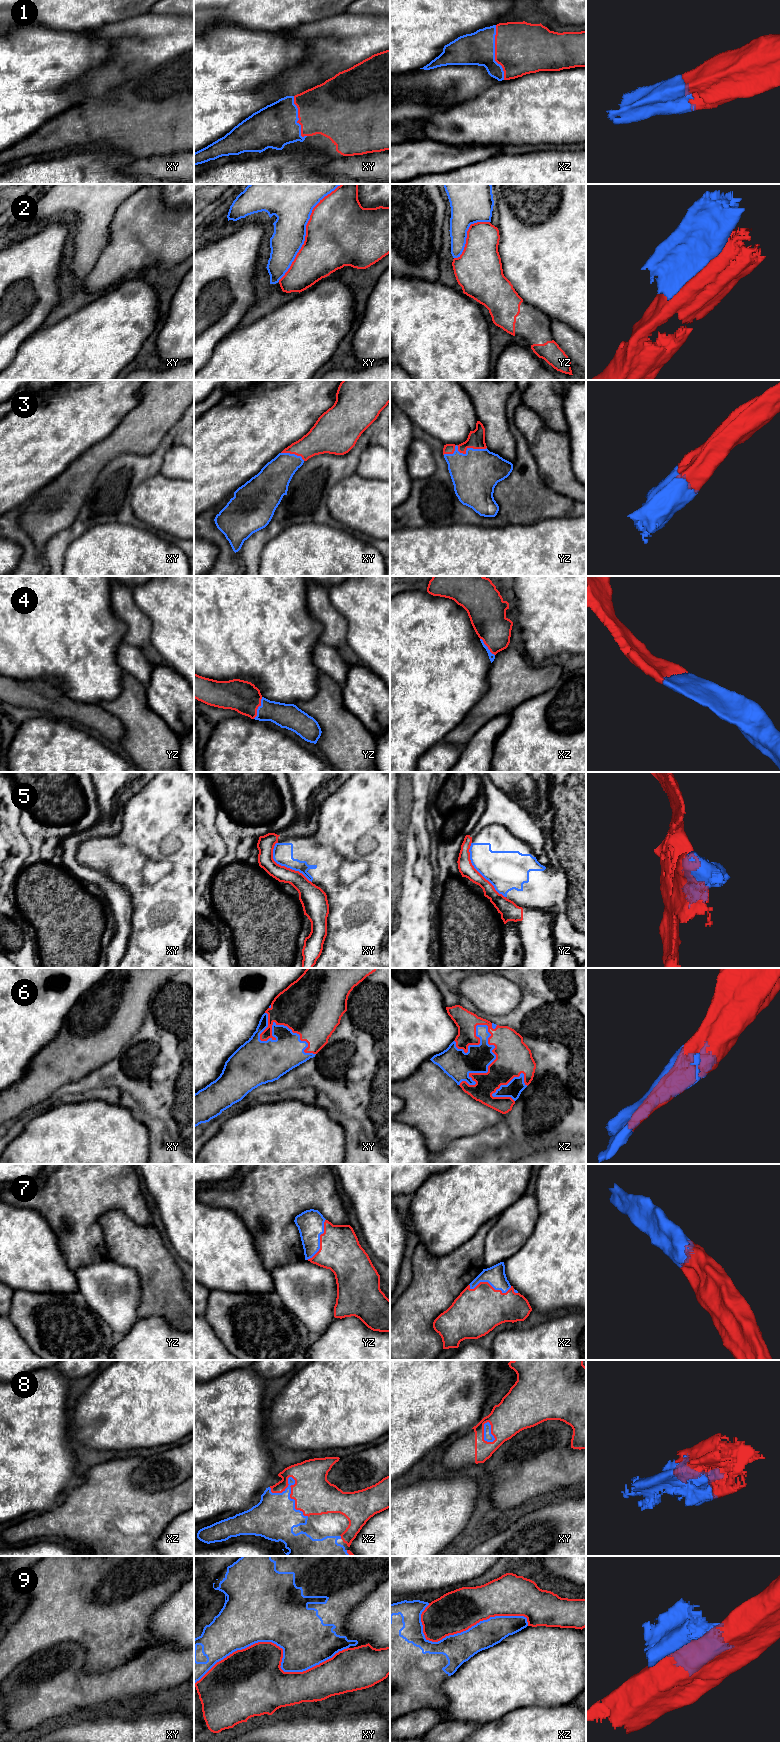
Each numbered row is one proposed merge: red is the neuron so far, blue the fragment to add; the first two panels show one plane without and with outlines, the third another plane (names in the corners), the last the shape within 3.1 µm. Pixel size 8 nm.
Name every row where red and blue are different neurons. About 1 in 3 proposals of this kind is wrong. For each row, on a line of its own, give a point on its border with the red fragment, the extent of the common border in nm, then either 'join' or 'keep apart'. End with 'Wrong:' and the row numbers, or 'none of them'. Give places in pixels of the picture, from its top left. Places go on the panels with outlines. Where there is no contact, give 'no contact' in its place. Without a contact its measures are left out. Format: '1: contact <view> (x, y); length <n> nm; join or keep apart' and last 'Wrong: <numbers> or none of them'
1: contact xz (495, 52); length 440 nm; join
2: contact xy (306, 231); length 950 nm; keep apart
3: contact yz (461, 452); length 360 nm; join
4: contact yz (257, 708); length 190 nm; join
5: contact yz (477, 871); length 550 nm; keep apart
6: contact xz (488, 1068); length 550 nm; join
7: contact xz (488, 1283); length 340 nm; join
8: contact xz (290, 1494); length 400 nm; join
9: contact xy (281, 1648); length 1250 nm; keep apart
Wrong: 2, 5, 9

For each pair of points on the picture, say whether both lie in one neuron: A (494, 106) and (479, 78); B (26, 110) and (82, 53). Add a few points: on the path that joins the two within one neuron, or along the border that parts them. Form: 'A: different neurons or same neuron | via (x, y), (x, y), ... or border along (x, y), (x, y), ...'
A: different neurons | border along (499, 81), (480, 91), (466, 102)
B: same neuron | via (38, 96), (68, 67)

